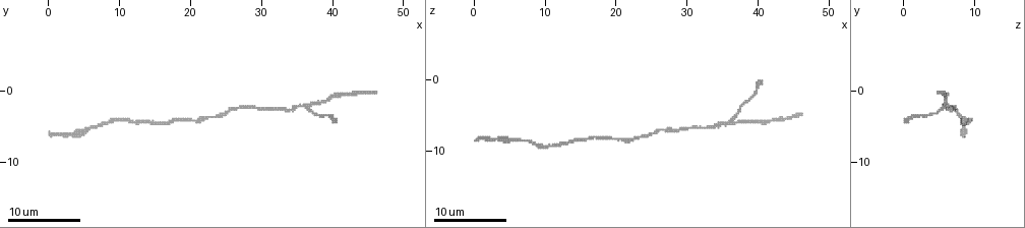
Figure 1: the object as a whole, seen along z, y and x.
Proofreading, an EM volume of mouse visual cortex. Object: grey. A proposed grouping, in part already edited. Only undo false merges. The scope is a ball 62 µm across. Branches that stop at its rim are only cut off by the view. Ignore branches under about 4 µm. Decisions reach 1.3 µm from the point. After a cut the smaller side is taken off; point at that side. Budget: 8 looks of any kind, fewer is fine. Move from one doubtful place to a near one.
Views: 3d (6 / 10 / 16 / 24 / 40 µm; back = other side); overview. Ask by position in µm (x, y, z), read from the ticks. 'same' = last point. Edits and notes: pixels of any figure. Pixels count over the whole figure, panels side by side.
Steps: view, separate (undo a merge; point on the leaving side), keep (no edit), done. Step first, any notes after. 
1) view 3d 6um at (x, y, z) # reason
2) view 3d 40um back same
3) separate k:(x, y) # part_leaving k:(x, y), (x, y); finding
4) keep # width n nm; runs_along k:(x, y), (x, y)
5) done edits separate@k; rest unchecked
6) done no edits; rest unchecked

view 3d 6um at (16.5, 5.0, 8.0) # a narrow waist

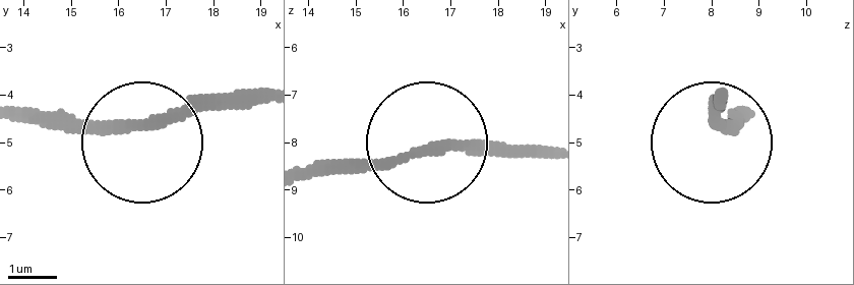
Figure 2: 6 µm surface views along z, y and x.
keep # width 210 nm; runs_along 2:(549, 157), (427, 146), (306, 165); continuous, no second neuron

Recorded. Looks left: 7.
view 3d 10um at (23.0, 4.0, 8.0)

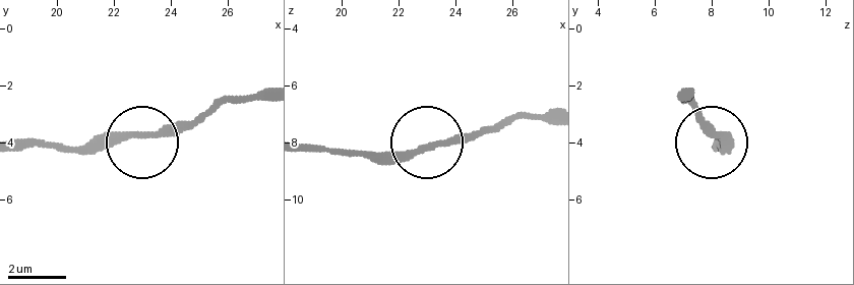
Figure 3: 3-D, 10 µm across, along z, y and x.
keep # runs_along 3:(151, 133), (144, 133), (202, 121); one neuron here

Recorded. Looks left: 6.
view 3d 10um at (36.5, 2.0, 6.0) # side arm on a straight run

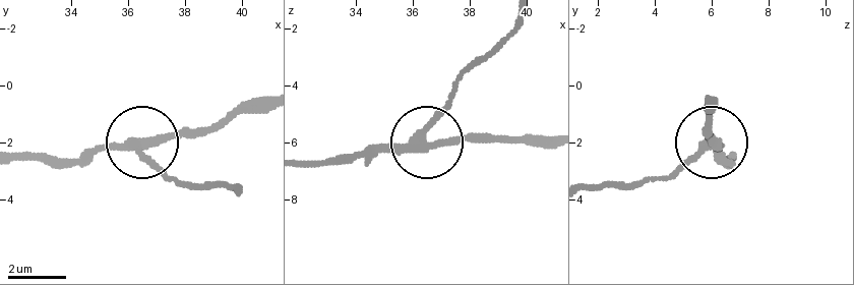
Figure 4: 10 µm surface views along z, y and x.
separate 4:(158, 164) # width 290 nm; part_leaving 4:(134, 147), (166, 176), (234, 188); two neurons meet here

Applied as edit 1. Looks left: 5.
view 3d 16um at (29.0, 2.5, 7.0) # calibre changes

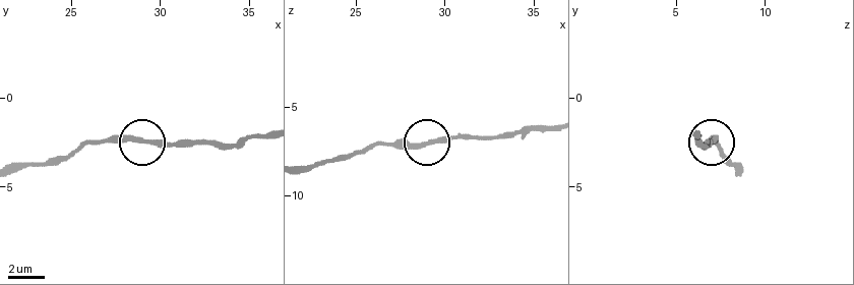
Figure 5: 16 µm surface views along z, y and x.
keep # width 280 nm; runs_along 5:(44, 164), (70, 158), (98, 140), (205, 140); one neuron here

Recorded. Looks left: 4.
done edits separate@4; rest unchecked

